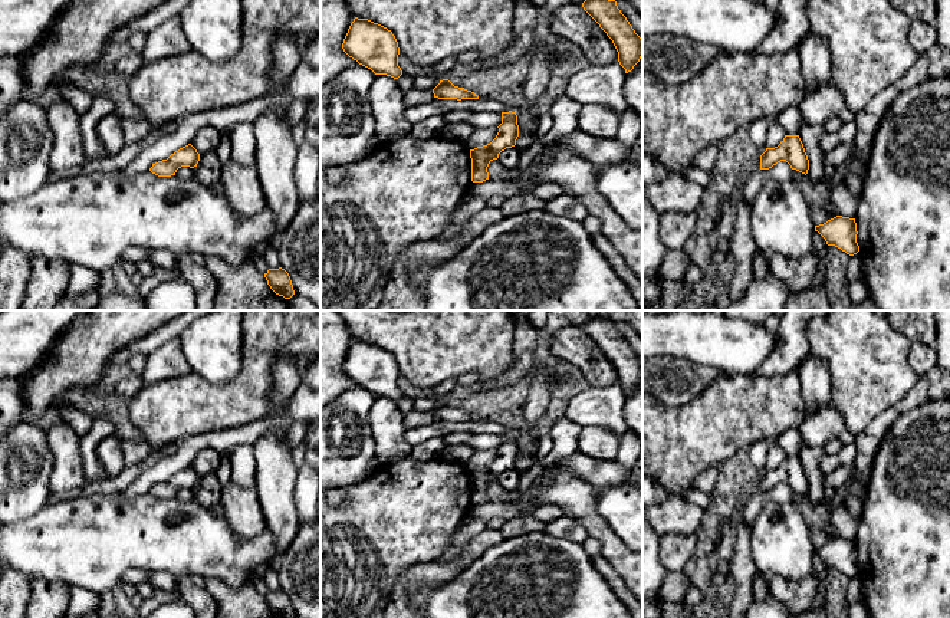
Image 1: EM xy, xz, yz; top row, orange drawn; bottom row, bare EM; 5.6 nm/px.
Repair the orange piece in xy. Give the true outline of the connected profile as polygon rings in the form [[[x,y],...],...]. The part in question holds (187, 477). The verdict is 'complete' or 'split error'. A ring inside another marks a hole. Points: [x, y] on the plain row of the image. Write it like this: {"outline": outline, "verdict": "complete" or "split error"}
{"outline": [[[188,466],[171,476],[167,481],[152,486],[149,493],[158,499],[171,499],[175,497],[177,492],[181,489],[197,489],[198,483],[200,476],[191,466]]], "verdict": "complete"}

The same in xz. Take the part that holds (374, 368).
{"outline": [[[355,339],[342,365],[343,374],[375,397],[398,401],[400,369],[395,358],[387,349],[368,341]]], "verdict": "complete"}

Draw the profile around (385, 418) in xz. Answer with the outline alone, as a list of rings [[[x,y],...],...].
[[[375,397],[368,421],[377,458],[382,466],[411,457],[412,446],[404,438],[402,417],[397,401],[387,397]]]

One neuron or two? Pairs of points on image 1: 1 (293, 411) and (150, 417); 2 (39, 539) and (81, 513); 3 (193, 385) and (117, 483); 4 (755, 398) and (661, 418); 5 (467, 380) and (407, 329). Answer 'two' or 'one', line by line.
1: two
2: one
3: two
4: one
5: two

